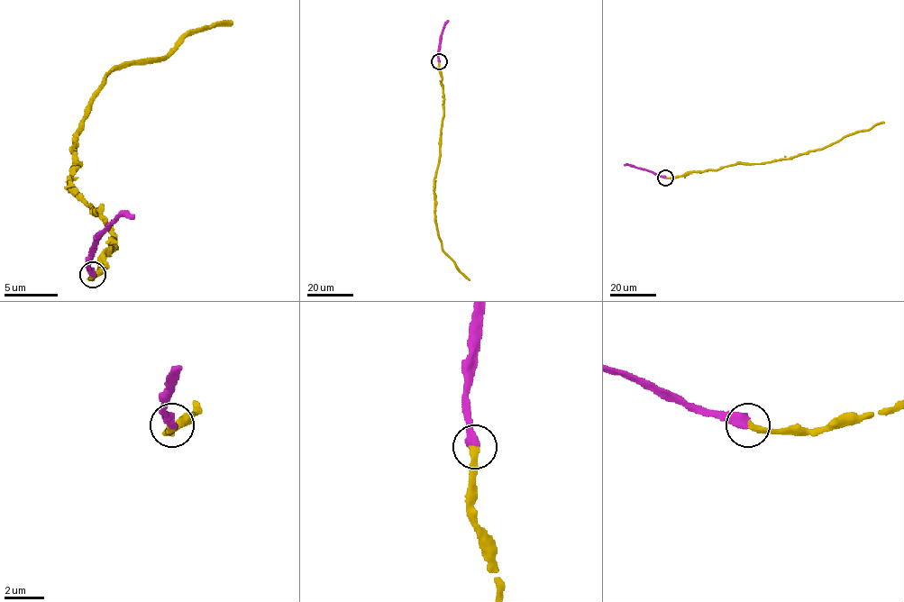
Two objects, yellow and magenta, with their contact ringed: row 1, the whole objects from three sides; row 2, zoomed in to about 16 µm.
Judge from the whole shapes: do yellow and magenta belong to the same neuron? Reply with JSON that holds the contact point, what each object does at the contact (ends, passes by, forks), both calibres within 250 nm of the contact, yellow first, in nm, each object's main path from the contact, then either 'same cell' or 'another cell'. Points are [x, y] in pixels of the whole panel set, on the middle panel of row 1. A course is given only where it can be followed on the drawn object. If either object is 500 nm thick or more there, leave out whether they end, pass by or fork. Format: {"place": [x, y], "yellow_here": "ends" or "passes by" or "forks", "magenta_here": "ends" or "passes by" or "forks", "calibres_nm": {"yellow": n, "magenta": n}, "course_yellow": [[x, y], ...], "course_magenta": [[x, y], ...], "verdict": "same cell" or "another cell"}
{"place": [439, 61], "calibres_nm": {"yellow": 320, "magenta": 550}, "course_yellow": [[439, 61], [444, 114], [434, 178], [434, 221], [442, 250], [470, 280]], "course_magenta": [[439, 61], [439, 43], [448, 21]], "verdict": "same cell"}

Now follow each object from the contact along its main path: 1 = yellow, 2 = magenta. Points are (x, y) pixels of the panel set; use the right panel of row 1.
1: (665, 177), (718, 169), (740, 163), (764, 164), (790, 159), (825, 148), (844, 136), (884, 123)
2: (665, 177), (625, 165)

